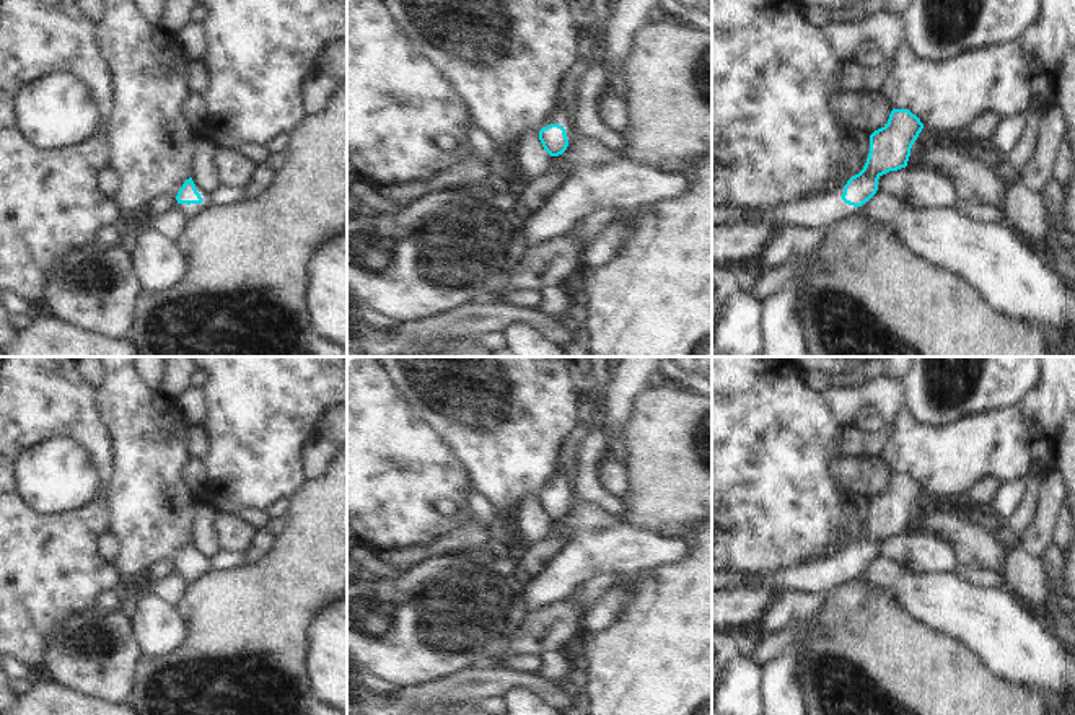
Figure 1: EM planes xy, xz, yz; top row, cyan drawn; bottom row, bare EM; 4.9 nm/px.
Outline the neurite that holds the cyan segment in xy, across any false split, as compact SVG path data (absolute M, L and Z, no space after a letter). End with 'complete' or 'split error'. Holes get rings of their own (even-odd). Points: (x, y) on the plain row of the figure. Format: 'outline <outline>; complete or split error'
outline M192 542L186 544L186 547L182 549L182 552L176 560L176 565L179 568L179 575L184 580L186 586L200 578L204 564L197 557Z; split error

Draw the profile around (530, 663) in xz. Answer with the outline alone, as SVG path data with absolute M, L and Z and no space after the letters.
M515 655L515 656L507 658L502 663L502 666L536 673L539 669L539 658L536 658L534 655Z

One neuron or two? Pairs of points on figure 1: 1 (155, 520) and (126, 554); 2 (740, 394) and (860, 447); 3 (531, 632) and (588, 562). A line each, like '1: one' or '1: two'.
1: one
2: two
3: two

